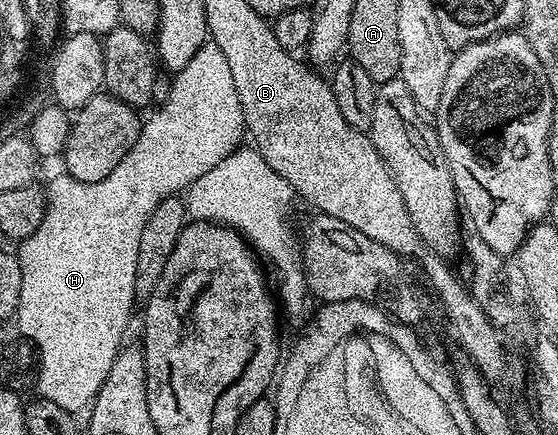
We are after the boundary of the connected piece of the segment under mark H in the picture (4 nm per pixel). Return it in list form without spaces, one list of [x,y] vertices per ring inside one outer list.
[[[210,41],[204,43],[201,49],[197,49],[197,53],[193,53],[193,57],[189,59],[189,65],[185,65],[185,69],[174,72],[172,79],[175,80],[172,81],[171,88],[167,91],[167,100],[148,119],[146,116],[142,120],[139,136],[133,149],[129,149],[129,153],[125,153],[125,157],[121,157],[121,161],[117,161],[117,169],[113,169],[113,173],[109,173],[109,177],[92,183],[77,181],[72,175],[60,173],[51,184],[46,184],[47,208],[43,214],[41,225],[36,227],[35,232],[27,239],[18,244],[17,254],[21,265],[21,301],[19,302],[17,324],[19,323],[19,331],[23,334],[20,336],[26,342],[35,344],[35,350],[39,353],[37,391],[42,398],[53,401],[53,405],[61,405],[61,409],[72,413],[86,412],[94,403],[120,347],[124,346],[123,334],[126,333],[127,326],[131,323],[131,310],[137,306],[135,298],[137,245],[141,245],[141,229],[145,229],[145,221],[149,221],[149,213],[153,213],[153,209],[157,209],[157,205],[161,205],[163,199],[170,199],[186,192],[191,183],[197,181],[197,177],[202,177],[205,173],[209,173],[209,169],[213,169],[213,165],[225,161],[225,157],[229,157],[229,153],[236,151],[245,139],[241,101],[237,97],[237,88],[233,85],[233,72],[229,69],[229,61],[225,61],[225,53],[221,53],[221,49],[217,49],[215,43]]]

